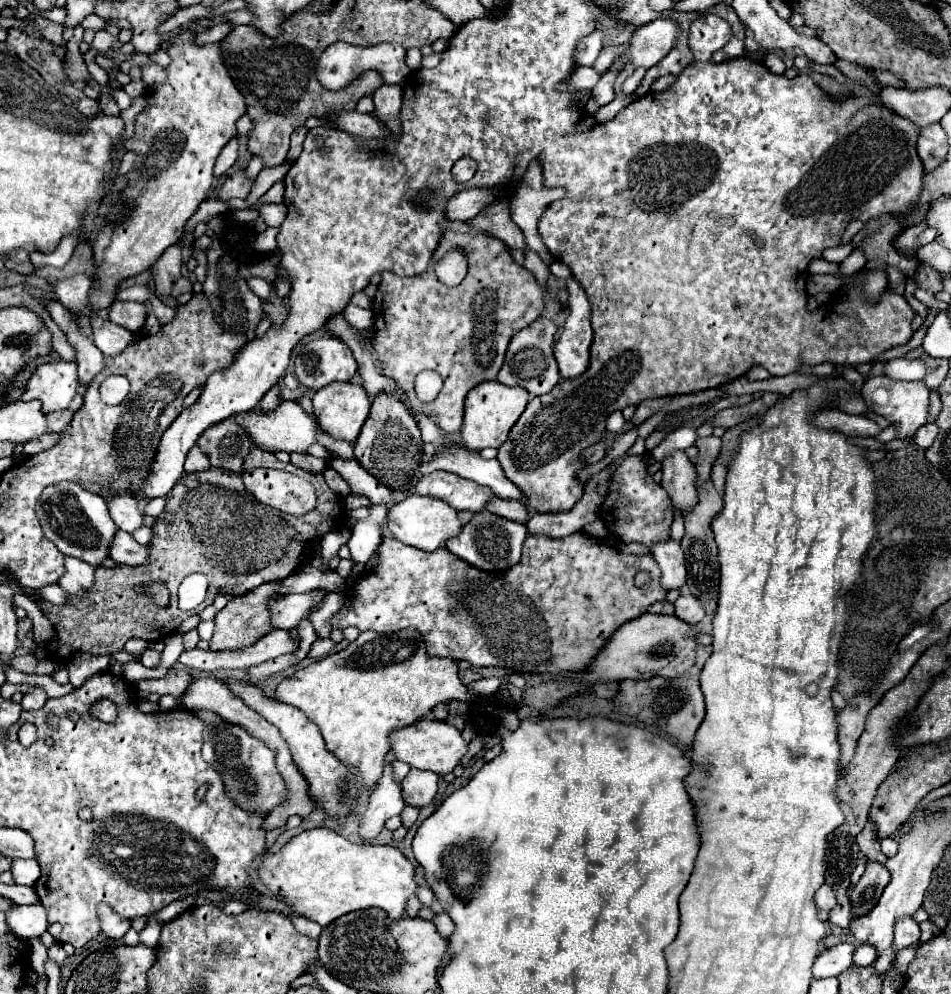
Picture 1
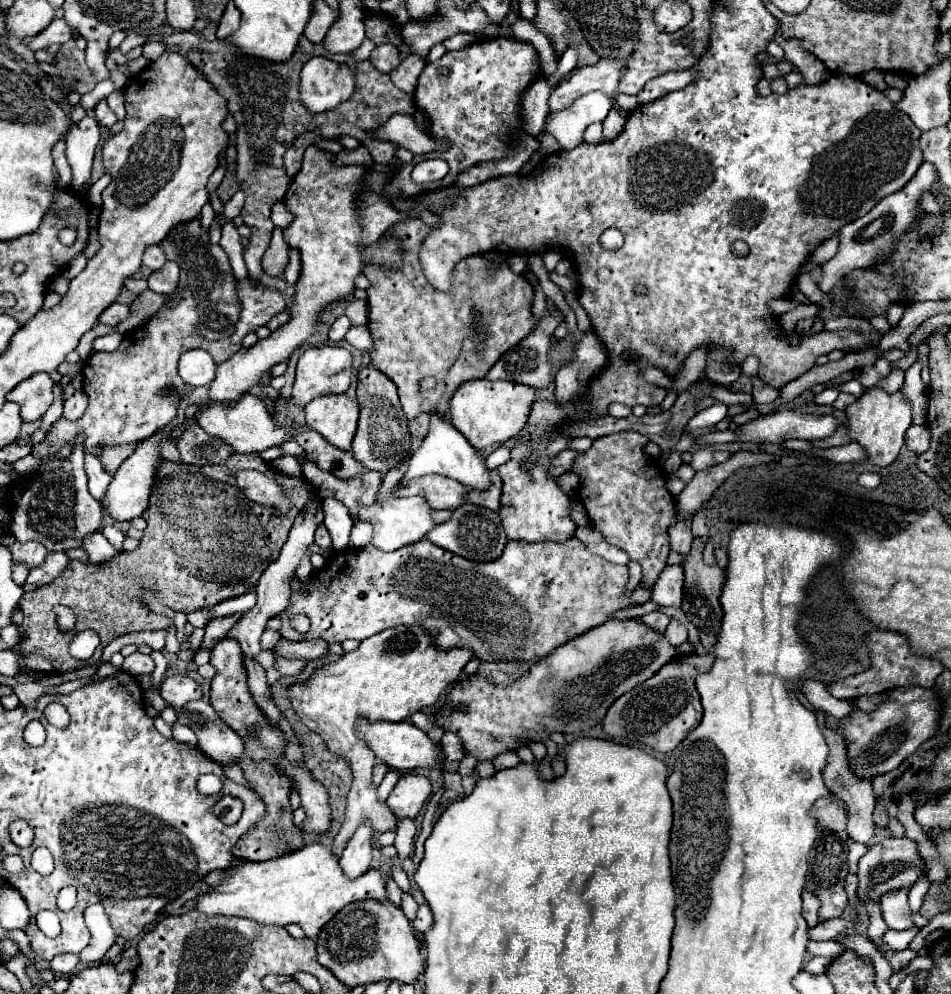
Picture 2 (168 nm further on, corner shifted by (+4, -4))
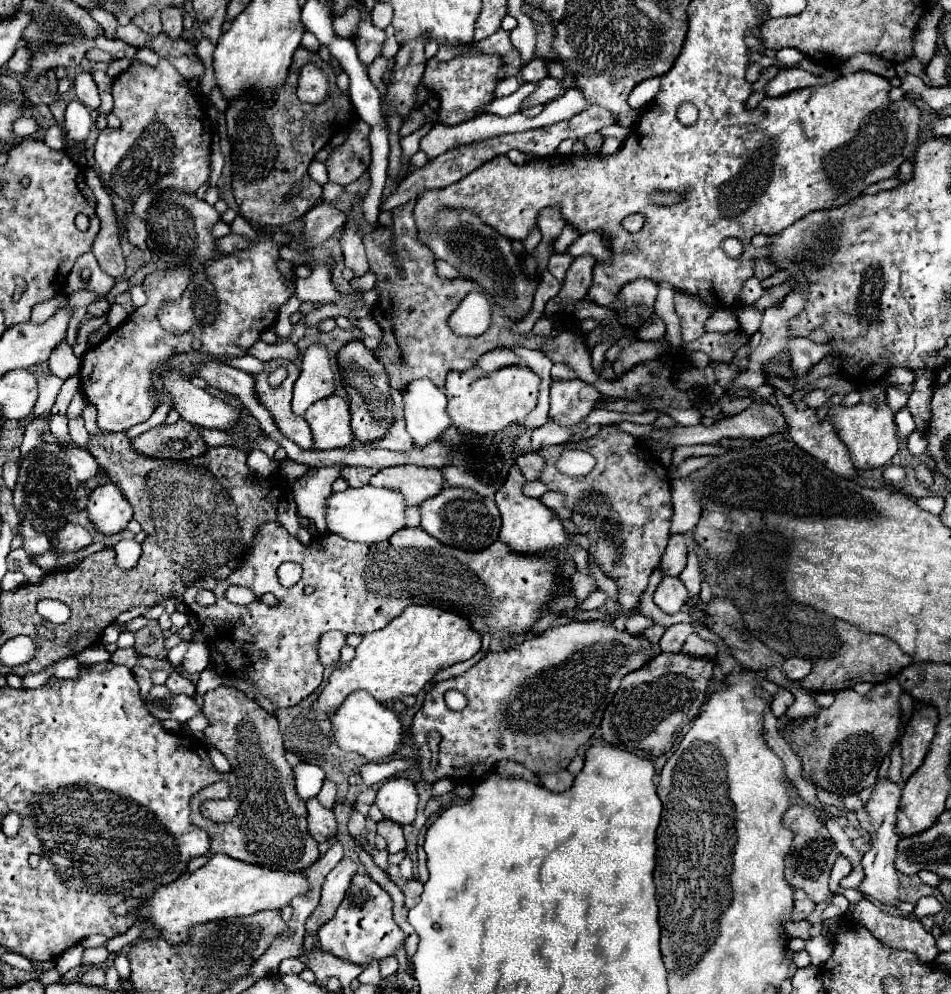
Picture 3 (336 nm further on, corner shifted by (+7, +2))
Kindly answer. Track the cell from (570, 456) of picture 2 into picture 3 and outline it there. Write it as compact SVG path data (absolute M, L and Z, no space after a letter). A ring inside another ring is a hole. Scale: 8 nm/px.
M524 453L524 455L518 455L516 457L516 467L520 469L520 471L524 471L524 475L526 475L526 479L528 481L534 481L534 479L538 479L538 473L542 471L542 467L544 467L544 461L536 455L536 453Z

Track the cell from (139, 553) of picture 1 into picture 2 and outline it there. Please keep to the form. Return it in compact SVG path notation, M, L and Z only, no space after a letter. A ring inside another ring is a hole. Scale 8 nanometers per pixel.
M93 533L93 537L89 537L89 541L85 541L85 545L83 545L83 549L89 553L89 561L91 563L97 563L97 565L101 565L101 563L107 563L107 561L111 561L113 557L117 557L121 551L119 549L115 549L105 537L103 537L103 533Z

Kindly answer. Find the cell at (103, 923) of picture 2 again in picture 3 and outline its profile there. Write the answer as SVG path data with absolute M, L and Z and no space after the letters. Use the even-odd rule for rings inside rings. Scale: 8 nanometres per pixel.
M74 945L74 947L66 949L66 951L56 959L56 969L58 969L58 973L60 973L62 977L64 977L66 971L70 971L72 967L78 967L78 965L80 965L82 951L84 951L82 945Z

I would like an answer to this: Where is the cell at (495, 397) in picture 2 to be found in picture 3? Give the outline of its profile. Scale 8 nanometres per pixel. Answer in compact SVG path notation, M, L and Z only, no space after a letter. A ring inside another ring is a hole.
M510 365L494 373L484 373L478 367L462 373L452 371L446 377L444 393L448 397L448 415L454 425L470 433L498 433L512 423L522 423L526 415L536 407L540 377L526 365Z

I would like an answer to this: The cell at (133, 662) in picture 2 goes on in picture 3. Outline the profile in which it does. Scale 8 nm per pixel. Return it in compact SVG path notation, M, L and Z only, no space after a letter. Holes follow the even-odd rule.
M116 649L116 651L112 653L110 661L112 661L114 665L124 665L124 667L132 669L132 667L138 663L138 655L136 655L134 649Z

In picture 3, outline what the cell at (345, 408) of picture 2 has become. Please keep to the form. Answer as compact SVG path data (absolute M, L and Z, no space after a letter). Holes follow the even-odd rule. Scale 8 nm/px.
M330 395L310 405L304 413L304 419L312 429L314 449L340 449L350 445L354 439L350 429L348 401L338 395Z

